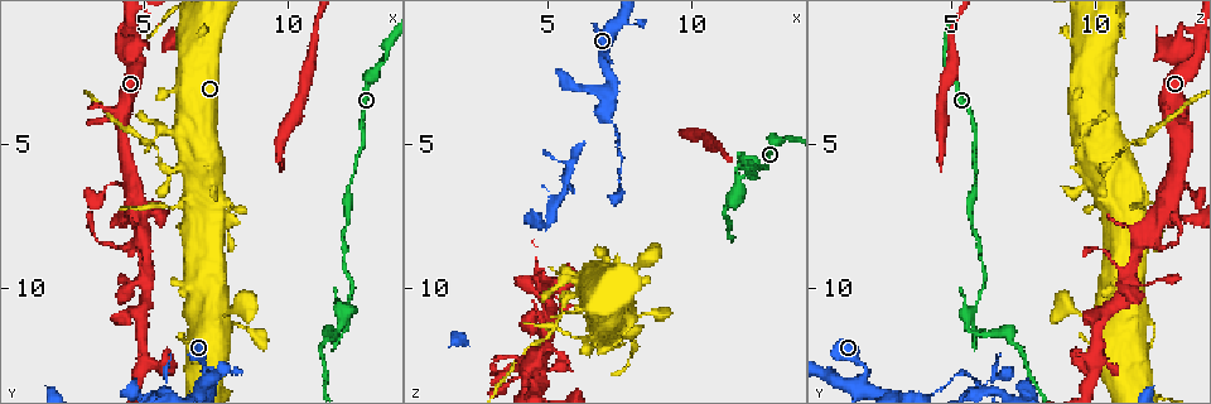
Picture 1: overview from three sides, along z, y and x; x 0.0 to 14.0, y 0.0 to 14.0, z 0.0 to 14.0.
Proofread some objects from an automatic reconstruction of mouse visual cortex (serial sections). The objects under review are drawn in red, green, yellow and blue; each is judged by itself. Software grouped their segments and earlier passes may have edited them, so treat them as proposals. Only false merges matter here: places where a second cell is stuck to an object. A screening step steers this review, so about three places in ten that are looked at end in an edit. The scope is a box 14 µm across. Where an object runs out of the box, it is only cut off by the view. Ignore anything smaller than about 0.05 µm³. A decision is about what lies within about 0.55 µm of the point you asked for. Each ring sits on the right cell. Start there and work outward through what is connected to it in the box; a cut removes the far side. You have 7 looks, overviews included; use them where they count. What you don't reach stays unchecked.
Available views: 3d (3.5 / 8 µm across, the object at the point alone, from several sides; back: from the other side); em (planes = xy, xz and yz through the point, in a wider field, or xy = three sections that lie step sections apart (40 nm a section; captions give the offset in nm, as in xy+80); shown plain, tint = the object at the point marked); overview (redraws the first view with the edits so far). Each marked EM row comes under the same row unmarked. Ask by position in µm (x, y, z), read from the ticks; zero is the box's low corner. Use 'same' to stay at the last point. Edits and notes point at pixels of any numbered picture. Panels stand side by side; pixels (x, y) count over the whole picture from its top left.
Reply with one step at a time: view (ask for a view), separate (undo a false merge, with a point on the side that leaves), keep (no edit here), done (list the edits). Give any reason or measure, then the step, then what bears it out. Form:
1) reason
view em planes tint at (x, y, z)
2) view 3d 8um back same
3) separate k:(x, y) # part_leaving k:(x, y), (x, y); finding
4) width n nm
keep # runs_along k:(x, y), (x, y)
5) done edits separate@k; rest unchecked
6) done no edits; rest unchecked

abrupt turn
view 3d 3.5um at (7.5, 13.0, 5.5)

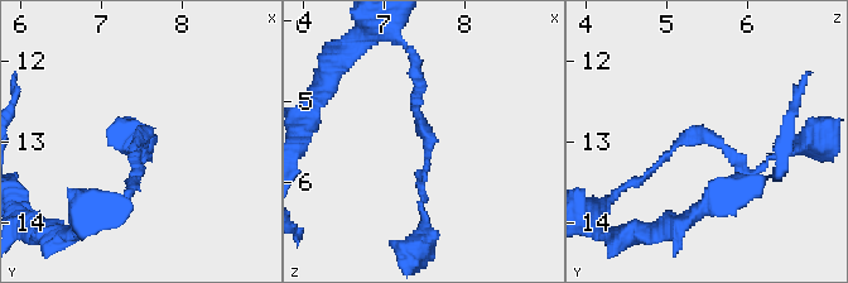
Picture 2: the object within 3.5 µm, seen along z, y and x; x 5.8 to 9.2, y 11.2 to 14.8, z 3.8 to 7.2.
arm_widths 100, 100 nm
separate 2:(429, 140) # two cells meet here

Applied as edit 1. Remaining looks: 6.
sharp bend
view 3d 8um at (6.0, 5.9, 10.2)

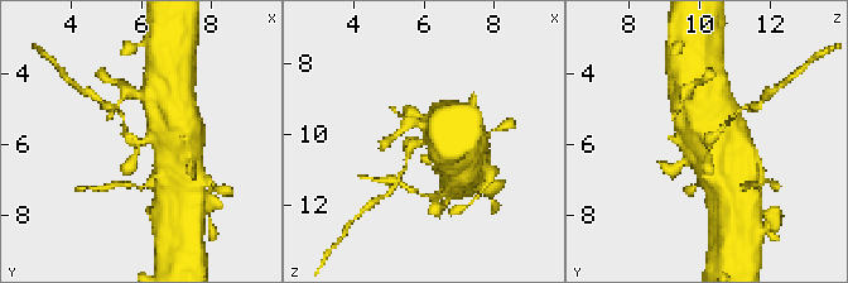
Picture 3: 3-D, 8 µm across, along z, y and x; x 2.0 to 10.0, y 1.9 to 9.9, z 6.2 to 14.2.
view em xy step 5 tint at (6.1, 5.9, 10.1)

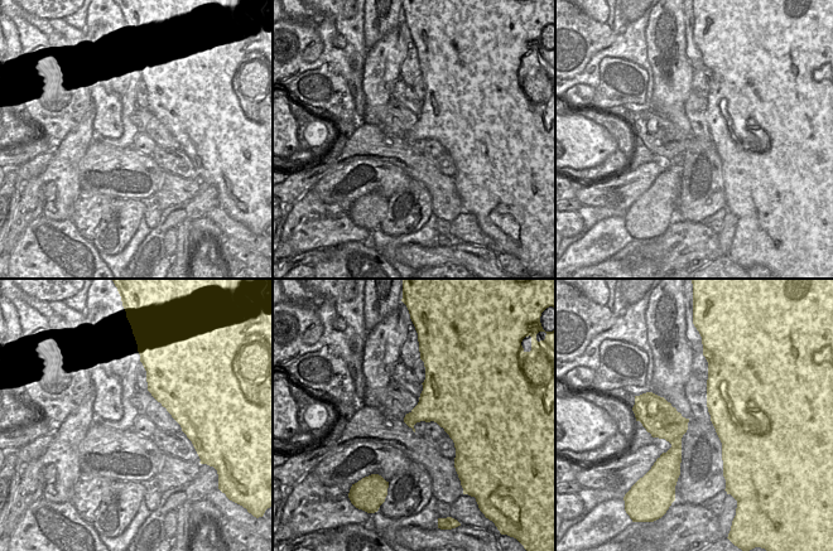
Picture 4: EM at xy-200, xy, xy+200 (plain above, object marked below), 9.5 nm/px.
separate 3:(406, 145) # border 4:(412, 411), (417, 414), (418, 421); two cells meet here

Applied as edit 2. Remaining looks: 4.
view overview

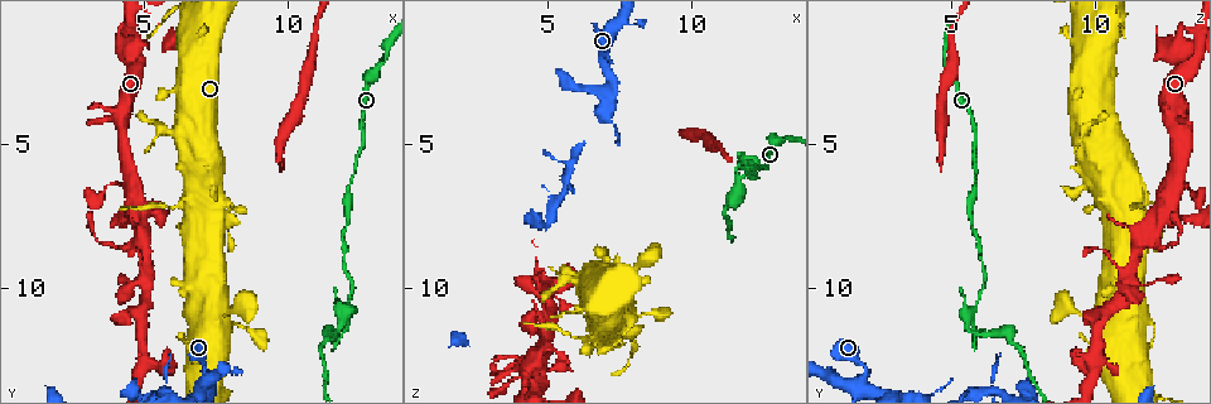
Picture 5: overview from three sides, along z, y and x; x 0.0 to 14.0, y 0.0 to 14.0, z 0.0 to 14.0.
small branch off a trunk
view 3d 3.5um at (4.8, 7.5, 12.4)

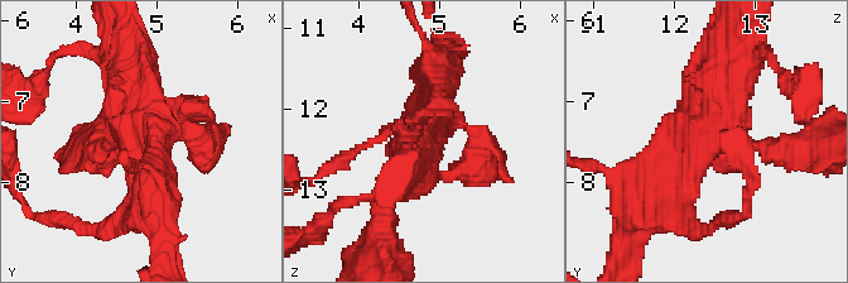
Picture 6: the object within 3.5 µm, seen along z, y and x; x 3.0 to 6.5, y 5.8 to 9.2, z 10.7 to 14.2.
view em xy step 1 tint at (4.70, 7.45, 12.40)

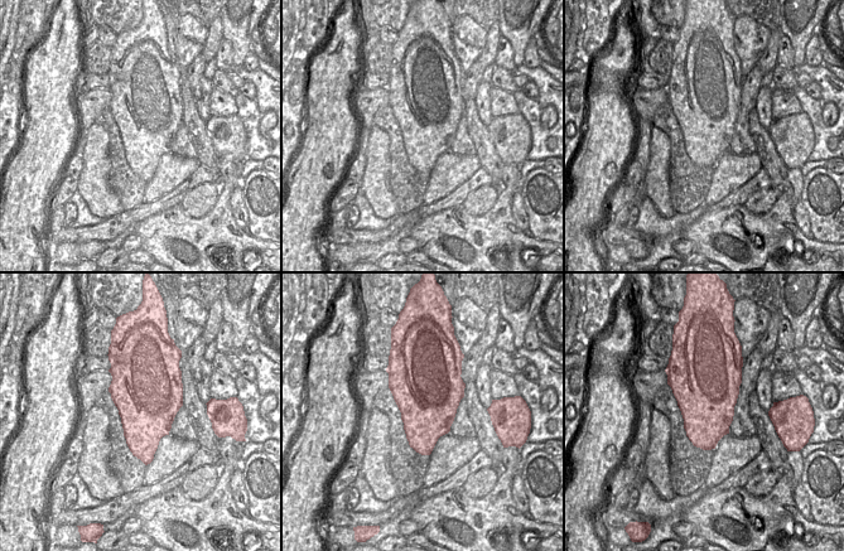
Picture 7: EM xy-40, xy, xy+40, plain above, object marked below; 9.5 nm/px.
view em xy step 5 tint same

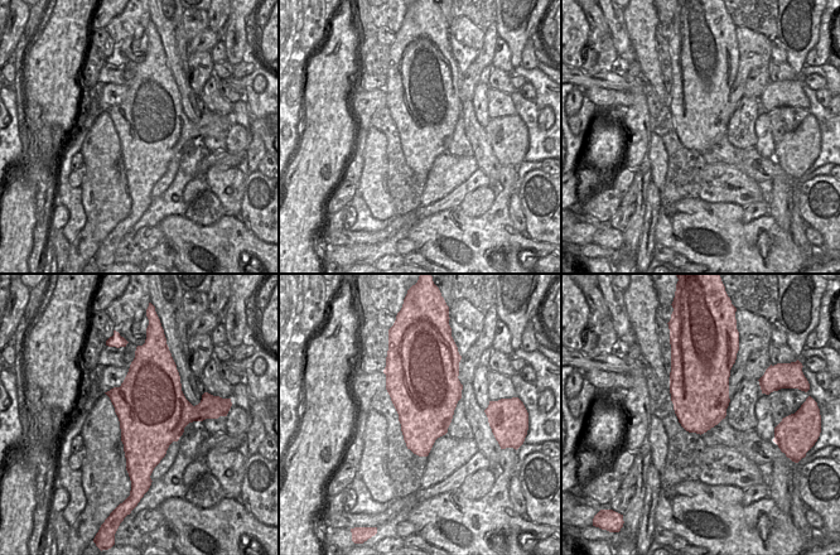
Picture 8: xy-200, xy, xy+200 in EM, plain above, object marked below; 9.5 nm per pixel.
keep # runs_along 6:(737, 49), (724, 87), (650, 188); all the same cell

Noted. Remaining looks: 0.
done edits separate@2, separate@3; rest unchecked

